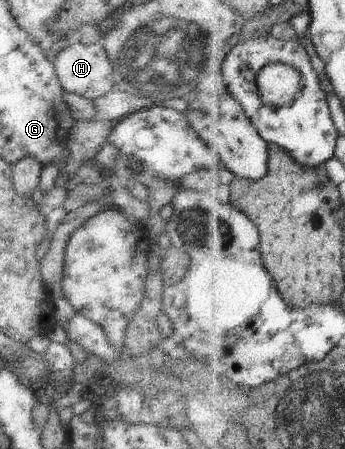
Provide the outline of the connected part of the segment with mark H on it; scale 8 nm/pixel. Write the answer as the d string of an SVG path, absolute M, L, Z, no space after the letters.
M72 41L67 48L59 51L53 62L54 70L64 91L75 93L93 101L114 88L111 76L114 71L107 57L107 52L100 42L89 45Z

